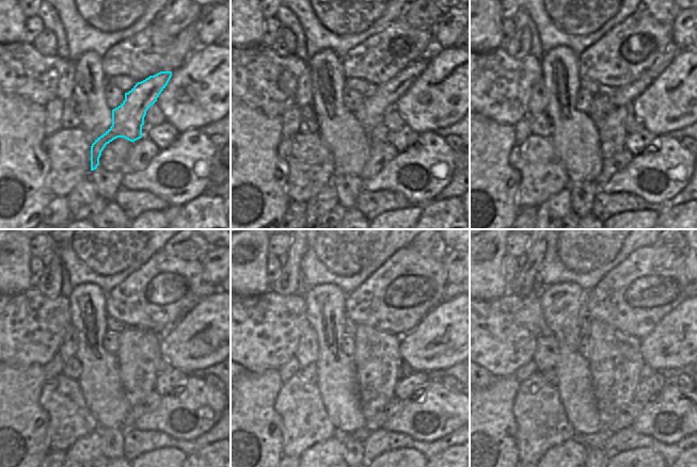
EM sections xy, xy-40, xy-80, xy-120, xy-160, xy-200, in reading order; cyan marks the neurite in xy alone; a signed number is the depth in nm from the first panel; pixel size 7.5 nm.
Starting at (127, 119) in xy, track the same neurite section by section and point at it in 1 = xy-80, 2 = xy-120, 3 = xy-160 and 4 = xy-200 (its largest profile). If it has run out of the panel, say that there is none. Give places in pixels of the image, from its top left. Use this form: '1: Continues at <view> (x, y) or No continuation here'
1: Continues at xy-80 (626, 95)
2: Continues at xy-120 (206, 289)
3: Continues at xy-160 (447, 292)
4: Continues at xy-200 (686, 286).

